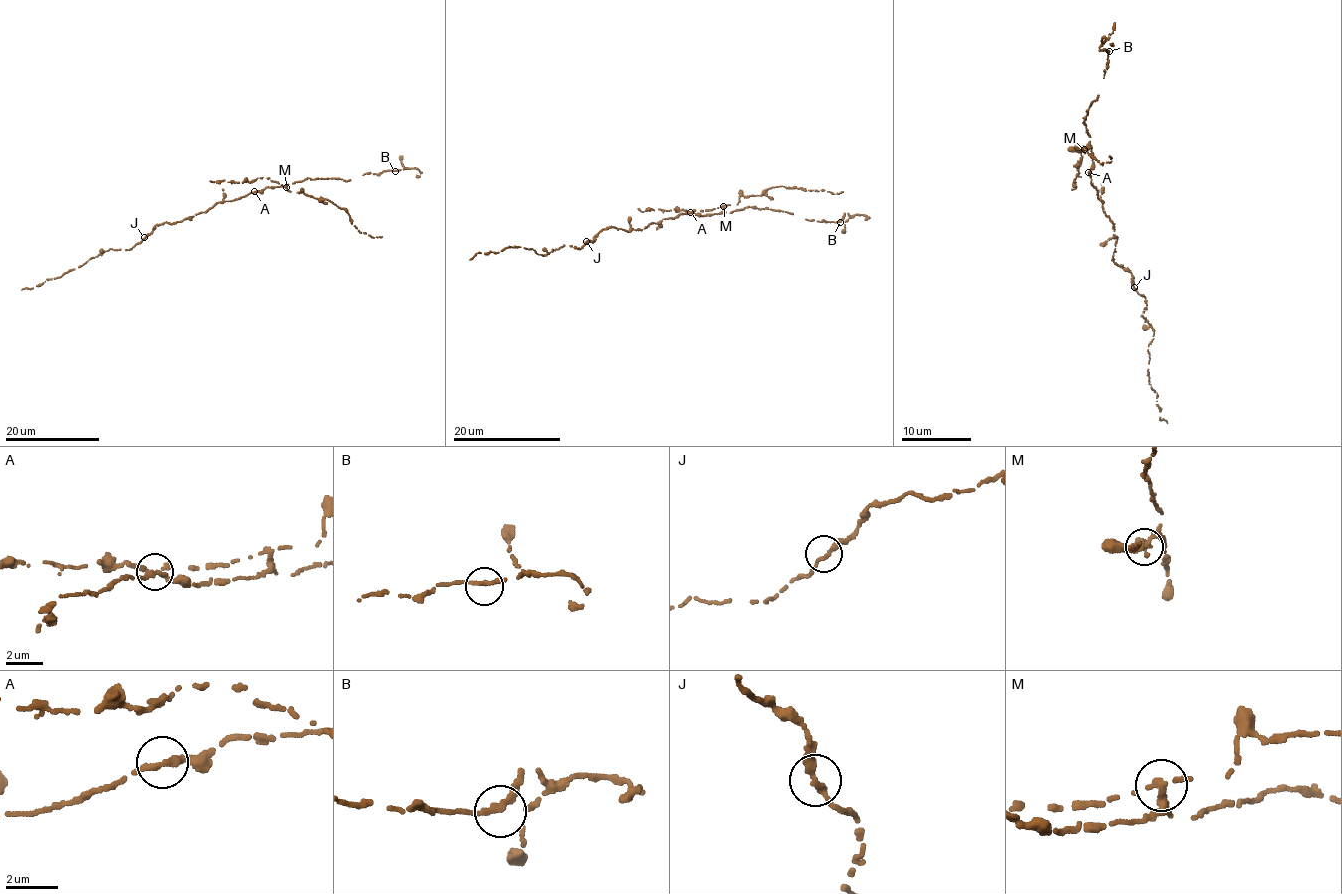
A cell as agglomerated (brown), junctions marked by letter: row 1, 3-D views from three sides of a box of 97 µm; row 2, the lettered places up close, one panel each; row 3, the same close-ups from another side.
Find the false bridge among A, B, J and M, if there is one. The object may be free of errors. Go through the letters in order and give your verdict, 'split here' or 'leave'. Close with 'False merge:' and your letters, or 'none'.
A: leave
B: leave
J: leave
M: split here
False merge: M

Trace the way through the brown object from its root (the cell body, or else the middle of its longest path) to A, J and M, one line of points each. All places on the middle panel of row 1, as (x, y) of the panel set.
A: (654, 222), (690, 212)
J: (654, 222), (627, 231), (609, 226), (595, 236), (595, 240), (586, 241)
M: (654, 222), (688, 213), (719, 214), (724, 206)

